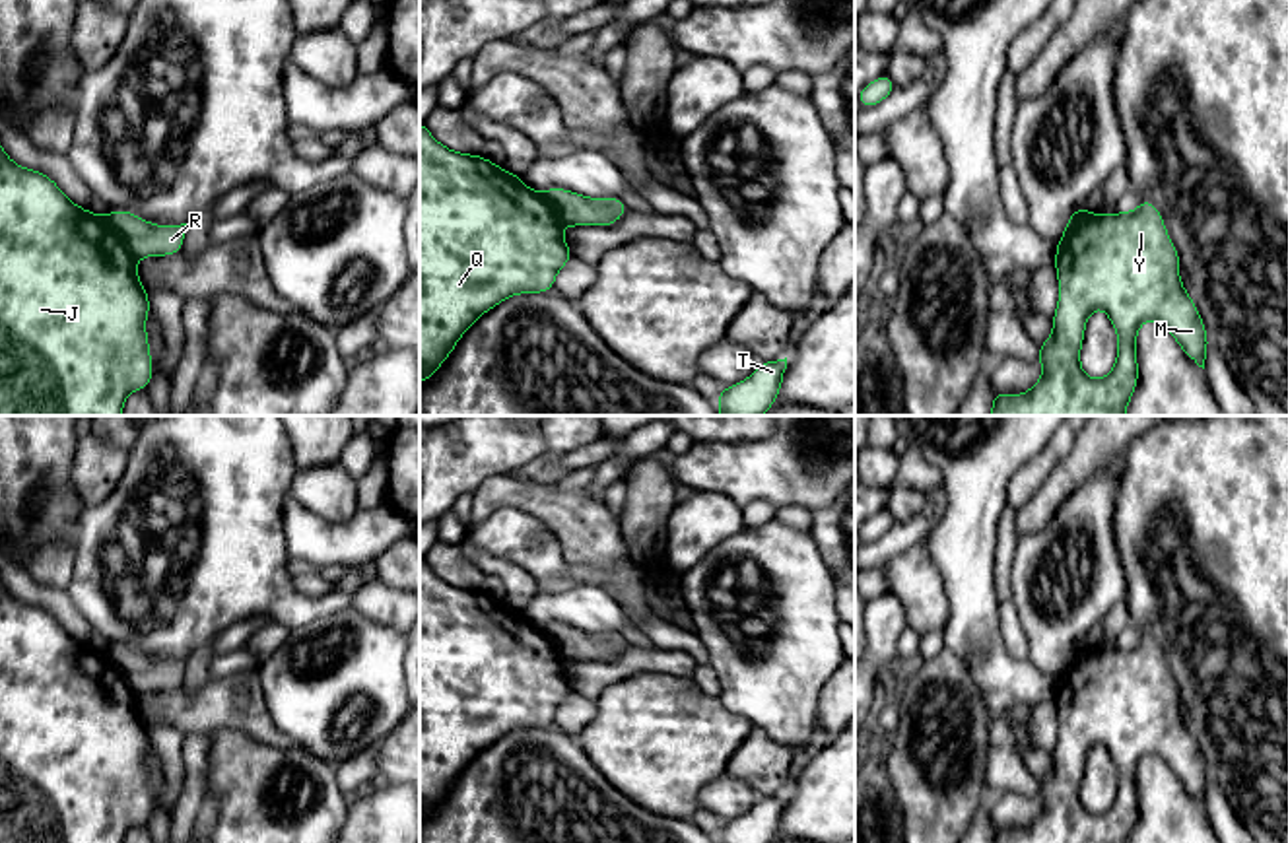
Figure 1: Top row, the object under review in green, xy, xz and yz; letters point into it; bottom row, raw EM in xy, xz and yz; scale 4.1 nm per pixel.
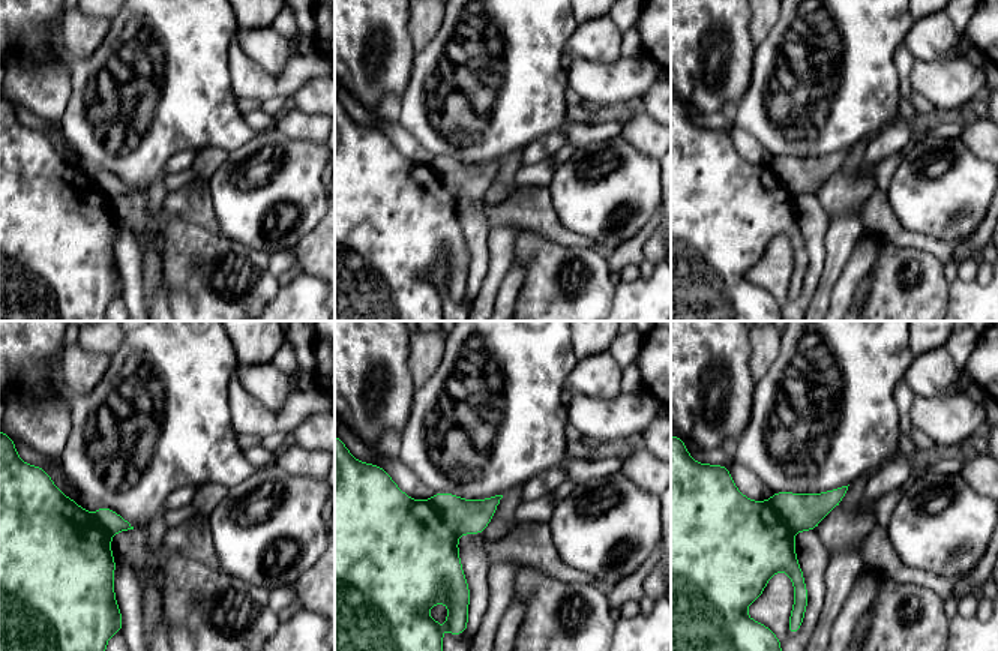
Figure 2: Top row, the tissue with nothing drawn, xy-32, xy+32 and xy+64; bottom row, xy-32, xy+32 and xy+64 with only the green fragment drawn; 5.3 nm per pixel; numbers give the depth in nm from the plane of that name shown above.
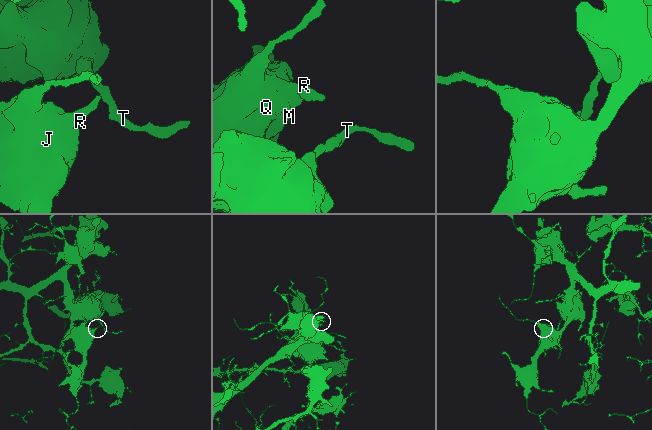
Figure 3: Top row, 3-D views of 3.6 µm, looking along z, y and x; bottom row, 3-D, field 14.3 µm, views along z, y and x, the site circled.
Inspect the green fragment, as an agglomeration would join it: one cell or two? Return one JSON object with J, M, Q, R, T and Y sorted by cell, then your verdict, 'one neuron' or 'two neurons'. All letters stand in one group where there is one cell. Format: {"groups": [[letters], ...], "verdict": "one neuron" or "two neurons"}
{"groups": [["J", "M", "Q", "T", "Y"], ["R"]], "verdict": "two neurons"}

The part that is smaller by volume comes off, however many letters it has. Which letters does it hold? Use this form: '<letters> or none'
R

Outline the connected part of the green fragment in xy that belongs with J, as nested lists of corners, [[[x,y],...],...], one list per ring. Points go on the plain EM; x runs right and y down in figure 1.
[[[0,581],[0,843],[122,843],[132,826],[146,826],[153,796],[146,767],[150,732],[138,707],[136,691],[126,684],[107,653],[74,639],[45,608],[14,598]]]

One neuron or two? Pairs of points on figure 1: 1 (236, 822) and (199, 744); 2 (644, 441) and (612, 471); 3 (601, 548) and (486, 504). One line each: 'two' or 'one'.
1: two
2: one
3: one

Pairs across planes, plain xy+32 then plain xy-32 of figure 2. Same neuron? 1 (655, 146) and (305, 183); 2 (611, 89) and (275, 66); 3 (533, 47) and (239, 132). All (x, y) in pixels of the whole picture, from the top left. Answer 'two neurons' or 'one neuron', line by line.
1: two neurons
2: two neurons
3: one neuron

